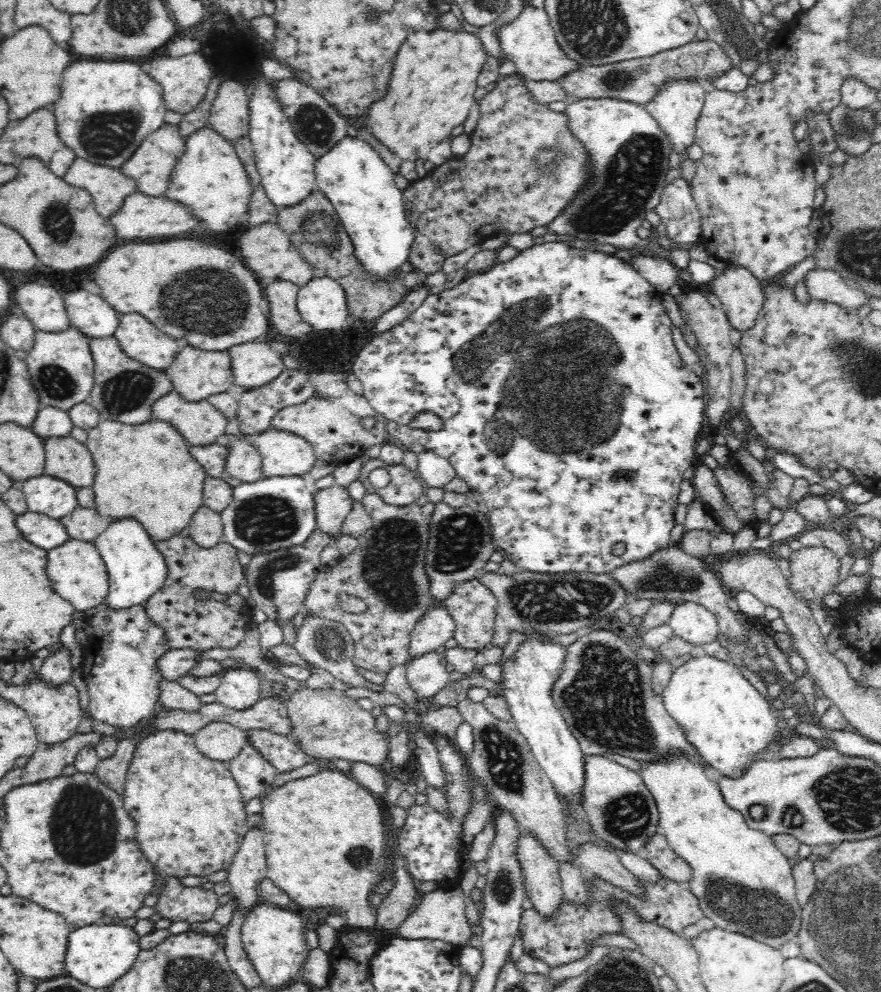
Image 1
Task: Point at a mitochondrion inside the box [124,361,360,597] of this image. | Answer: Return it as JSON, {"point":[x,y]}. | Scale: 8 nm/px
{"point":[266,521]}

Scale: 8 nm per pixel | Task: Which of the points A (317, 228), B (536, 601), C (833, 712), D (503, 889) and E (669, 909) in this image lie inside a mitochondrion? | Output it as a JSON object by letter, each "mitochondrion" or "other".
{"A":"mitochondrion","B":"mitochondrion","C":"other","D":"mitochondrion","E":"other"}

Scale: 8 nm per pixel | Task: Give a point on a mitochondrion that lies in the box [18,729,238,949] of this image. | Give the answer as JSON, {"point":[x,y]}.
{"point":[84,828]}

